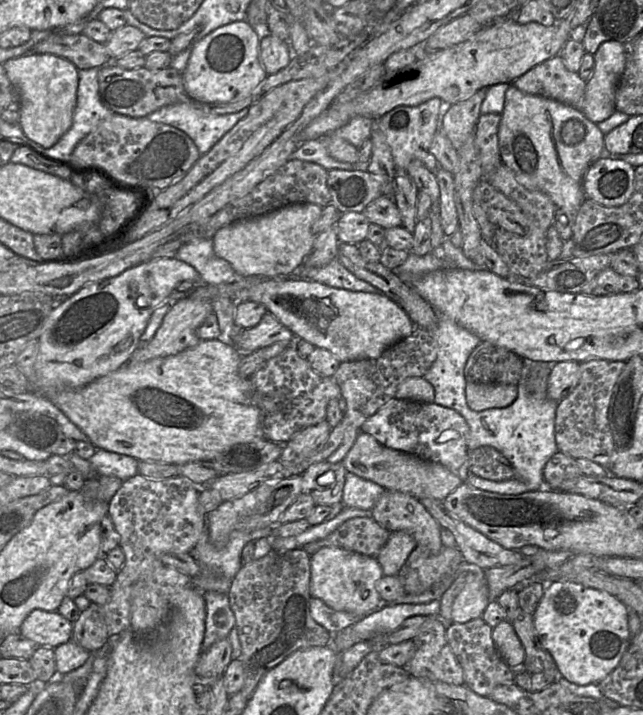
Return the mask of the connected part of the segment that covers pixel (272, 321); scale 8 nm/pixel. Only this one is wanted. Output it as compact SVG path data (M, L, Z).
M268 311L256 326L241 332L236 348L242 353L252 353L281 341L292 345L295 340L295 335Z

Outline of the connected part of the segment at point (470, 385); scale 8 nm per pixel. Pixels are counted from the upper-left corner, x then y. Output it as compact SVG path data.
M467 382L465 394L467 404L473 411L505 408L517 399L518 385Z

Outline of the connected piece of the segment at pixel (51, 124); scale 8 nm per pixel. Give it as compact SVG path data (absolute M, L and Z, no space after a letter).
M27 53L3 63L20 96L19 127L44 148L52 147L71 127L77 102L78 70L69 60L53 54Z

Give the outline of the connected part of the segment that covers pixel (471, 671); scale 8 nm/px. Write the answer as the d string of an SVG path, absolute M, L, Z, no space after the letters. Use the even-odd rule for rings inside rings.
M482 617L446 626L447 641L464 672L464 684L483 697L489 697L493 689L499 685L514 683L516 676L495 646L492 628Z

